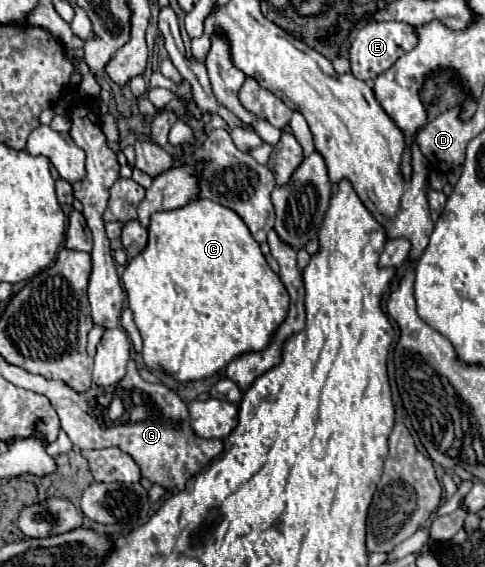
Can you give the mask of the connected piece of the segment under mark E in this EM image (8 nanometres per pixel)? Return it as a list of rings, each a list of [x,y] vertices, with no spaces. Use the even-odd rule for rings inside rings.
[[[368,22],[358,30],[358,34],[356,34],[356,38],[354,38],[352,46],[350,46],[352,74],[358,80],[374,82],[400,56],[414,50],[416,44],[418,44],[418,34],[416,34],[416,28],[410,26],[410,24],[404,24],[404,22]]]

